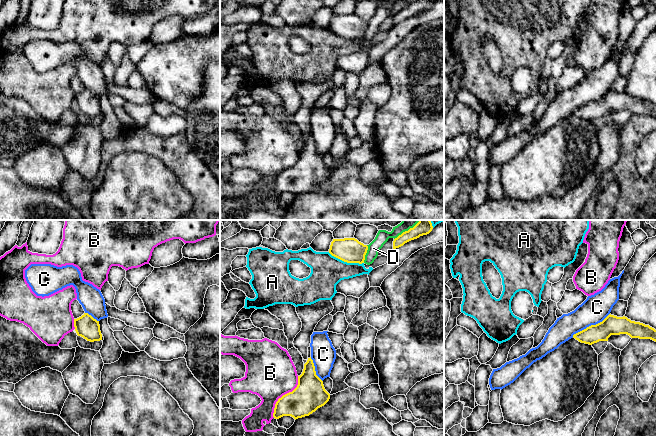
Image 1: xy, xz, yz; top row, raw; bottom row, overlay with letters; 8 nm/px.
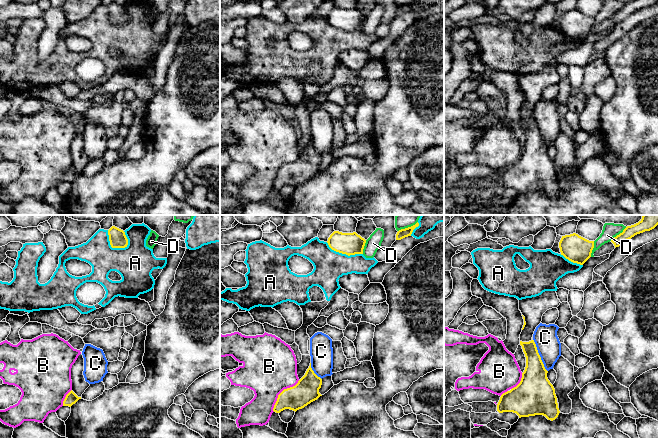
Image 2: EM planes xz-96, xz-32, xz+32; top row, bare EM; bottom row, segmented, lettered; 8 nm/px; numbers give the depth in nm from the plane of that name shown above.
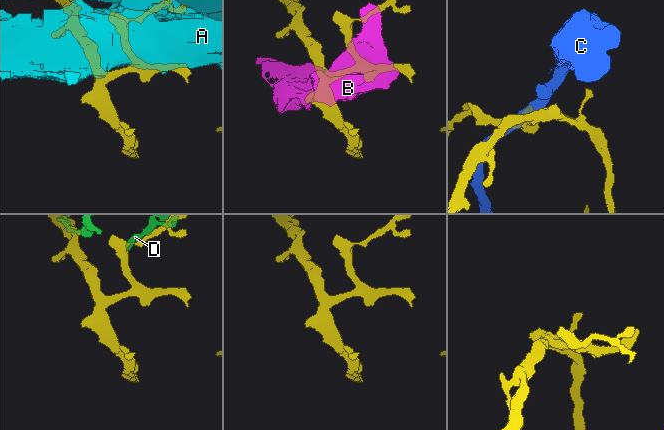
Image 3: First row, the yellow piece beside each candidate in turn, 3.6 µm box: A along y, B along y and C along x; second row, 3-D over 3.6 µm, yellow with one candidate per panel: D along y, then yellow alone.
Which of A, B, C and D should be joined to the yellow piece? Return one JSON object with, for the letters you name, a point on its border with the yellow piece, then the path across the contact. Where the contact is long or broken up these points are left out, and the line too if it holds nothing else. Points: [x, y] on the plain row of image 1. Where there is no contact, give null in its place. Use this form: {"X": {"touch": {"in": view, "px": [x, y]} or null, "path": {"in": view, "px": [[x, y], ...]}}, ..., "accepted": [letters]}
{"accepted": []}

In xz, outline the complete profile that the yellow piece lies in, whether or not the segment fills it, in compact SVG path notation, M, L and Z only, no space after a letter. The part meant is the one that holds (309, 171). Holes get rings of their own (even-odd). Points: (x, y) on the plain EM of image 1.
M310 133L304 140L302 150L298 152L297 163L276 178L273 193L279 195L283 192L291 192L296 196L309 192L324 182L329 175L330 170L325 166L323 157L316 151Z

